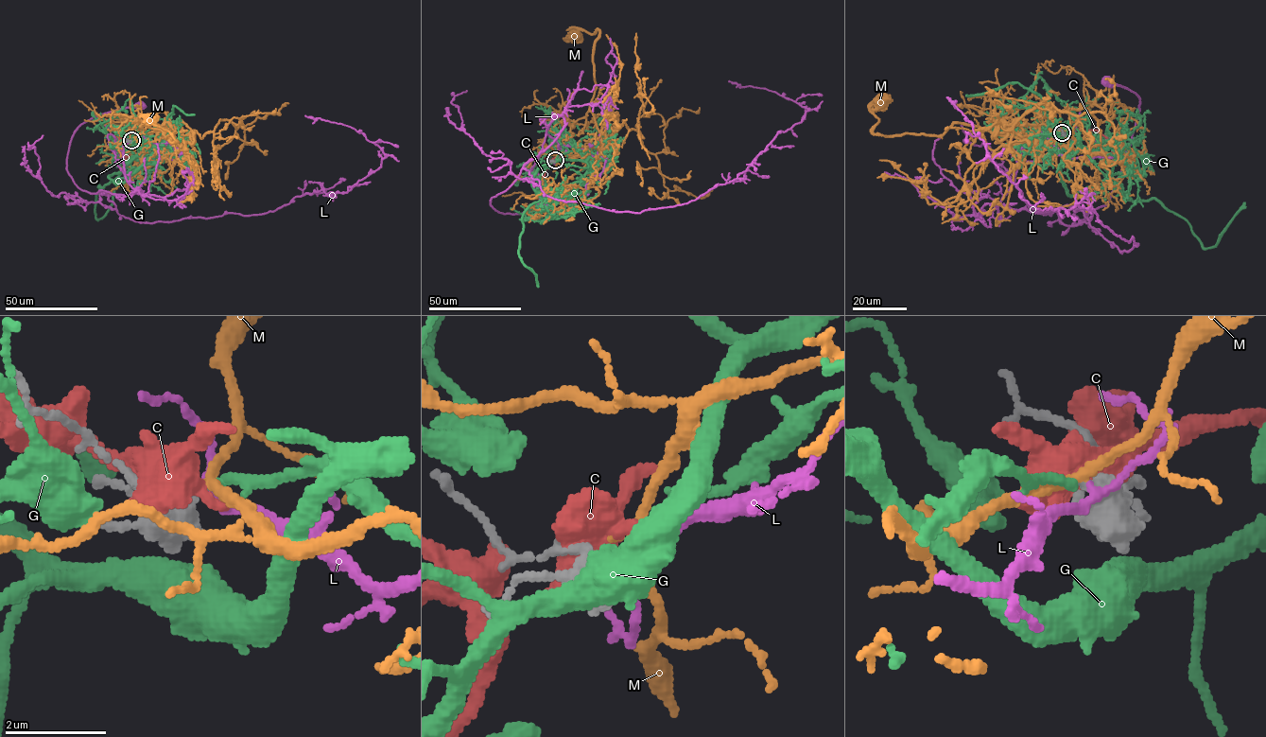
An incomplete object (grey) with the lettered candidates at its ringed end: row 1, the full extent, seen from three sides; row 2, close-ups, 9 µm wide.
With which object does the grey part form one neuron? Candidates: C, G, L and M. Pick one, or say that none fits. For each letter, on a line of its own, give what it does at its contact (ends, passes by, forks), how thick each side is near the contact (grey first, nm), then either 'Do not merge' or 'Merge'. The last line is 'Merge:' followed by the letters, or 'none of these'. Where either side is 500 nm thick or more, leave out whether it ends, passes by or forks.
C: Thickness 360 nm (grey) against 600 nm. Do not merge
G: It ends there. Thickness 300 nm (grey) against 180 nm. Merge
L: It passes by. Thickness 380 nm (grey) against 160 nm. Do not merge
M: It passes by. Thickness 320 nm (grey) against 180 nm. Do not merge
Merge: G

